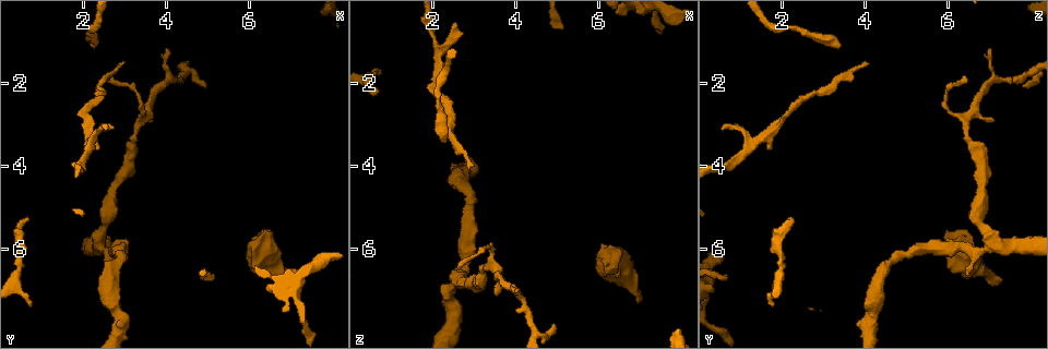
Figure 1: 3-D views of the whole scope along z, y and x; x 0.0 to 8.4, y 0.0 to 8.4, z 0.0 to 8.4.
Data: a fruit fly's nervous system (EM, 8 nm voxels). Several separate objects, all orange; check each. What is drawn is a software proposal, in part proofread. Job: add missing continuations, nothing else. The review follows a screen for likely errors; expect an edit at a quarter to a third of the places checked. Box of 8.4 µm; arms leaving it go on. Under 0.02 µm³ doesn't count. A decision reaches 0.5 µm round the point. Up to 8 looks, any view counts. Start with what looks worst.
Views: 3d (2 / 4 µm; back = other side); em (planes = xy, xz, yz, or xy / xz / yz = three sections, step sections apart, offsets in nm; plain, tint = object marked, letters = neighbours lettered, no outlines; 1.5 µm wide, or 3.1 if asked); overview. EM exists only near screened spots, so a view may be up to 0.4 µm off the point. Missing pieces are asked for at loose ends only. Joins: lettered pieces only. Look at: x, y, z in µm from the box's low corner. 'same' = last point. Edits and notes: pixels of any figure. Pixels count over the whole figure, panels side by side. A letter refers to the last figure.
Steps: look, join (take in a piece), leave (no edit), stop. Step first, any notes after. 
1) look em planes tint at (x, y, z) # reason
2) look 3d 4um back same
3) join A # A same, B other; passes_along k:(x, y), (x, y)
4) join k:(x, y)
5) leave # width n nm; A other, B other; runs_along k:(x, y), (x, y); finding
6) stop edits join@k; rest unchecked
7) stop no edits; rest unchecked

look 3d 4um back at (6.90, 6.85, 7.30) # free end

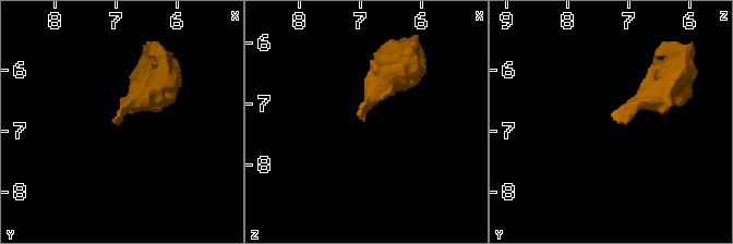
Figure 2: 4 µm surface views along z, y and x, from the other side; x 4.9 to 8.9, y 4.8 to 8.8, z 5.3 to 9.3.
look em planes plain at (6.90, 6.75, 7.30) # shape alone is not enough

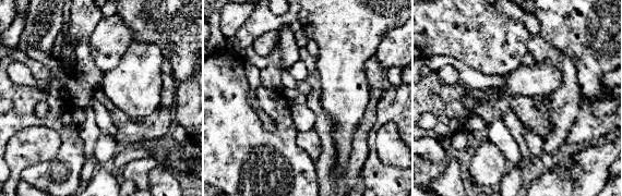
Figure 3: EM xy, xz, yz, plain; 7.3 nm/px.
look em planes letters same

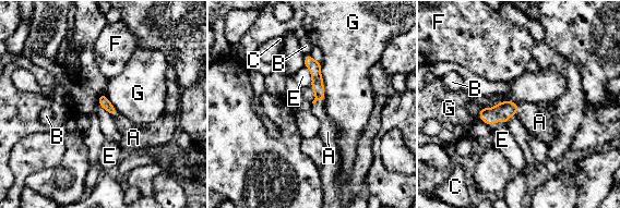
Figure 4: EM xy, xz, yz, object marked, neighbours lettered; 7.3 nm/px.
join 4:(326, 131) # longest_contact G 280 nm; A same, B other, C other, E other, F other, G other; passes_along 4:(314, 66), (318, 99), (326, 131); it goes on there

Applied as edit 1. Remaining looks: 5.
look overview # redraw

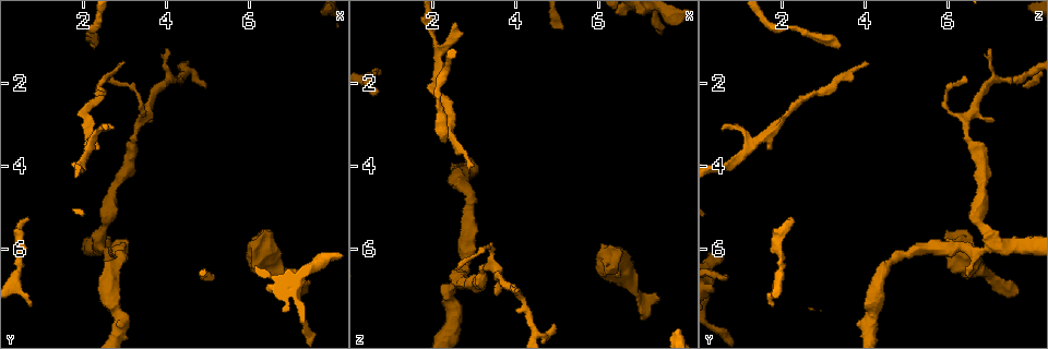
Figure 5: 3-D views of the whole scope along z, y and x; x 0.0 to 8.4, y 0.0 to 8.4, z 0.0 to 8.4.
look em planes letters at (4.90, 2.10, 7.80) # an open end

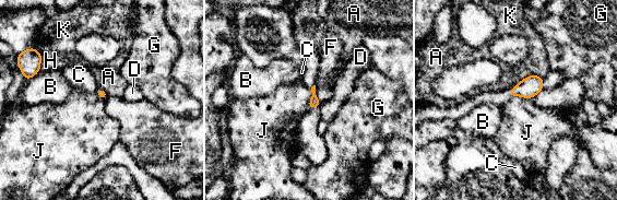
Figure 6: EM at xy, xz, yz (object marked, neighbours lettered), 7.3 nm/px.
leave # A other, B other, C other, D other, F other, G other, H other, J other, K other; border 6:(311, 89), (308, 108); no lettered piece goes on from it

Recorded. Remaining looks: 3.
look em planes plain at (0.70, 7.35, 1.85) # branch stops here

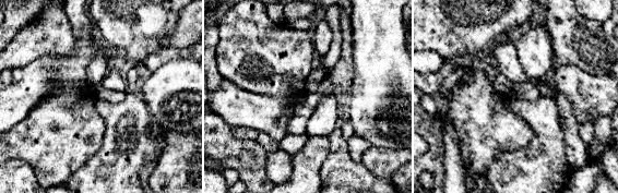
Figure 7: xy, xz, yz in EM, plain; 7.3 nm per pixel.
look em planes letters same

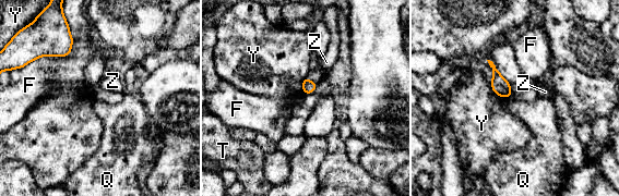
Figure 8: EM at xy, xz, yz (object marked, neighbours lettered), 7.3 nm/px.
leave # F other, Q other, T other, Y other, Z other; border 8:(306, 75), (302, 82), (302, 93); none of them fits

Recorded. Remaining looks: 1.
stop edits join@4; rest unchecked

